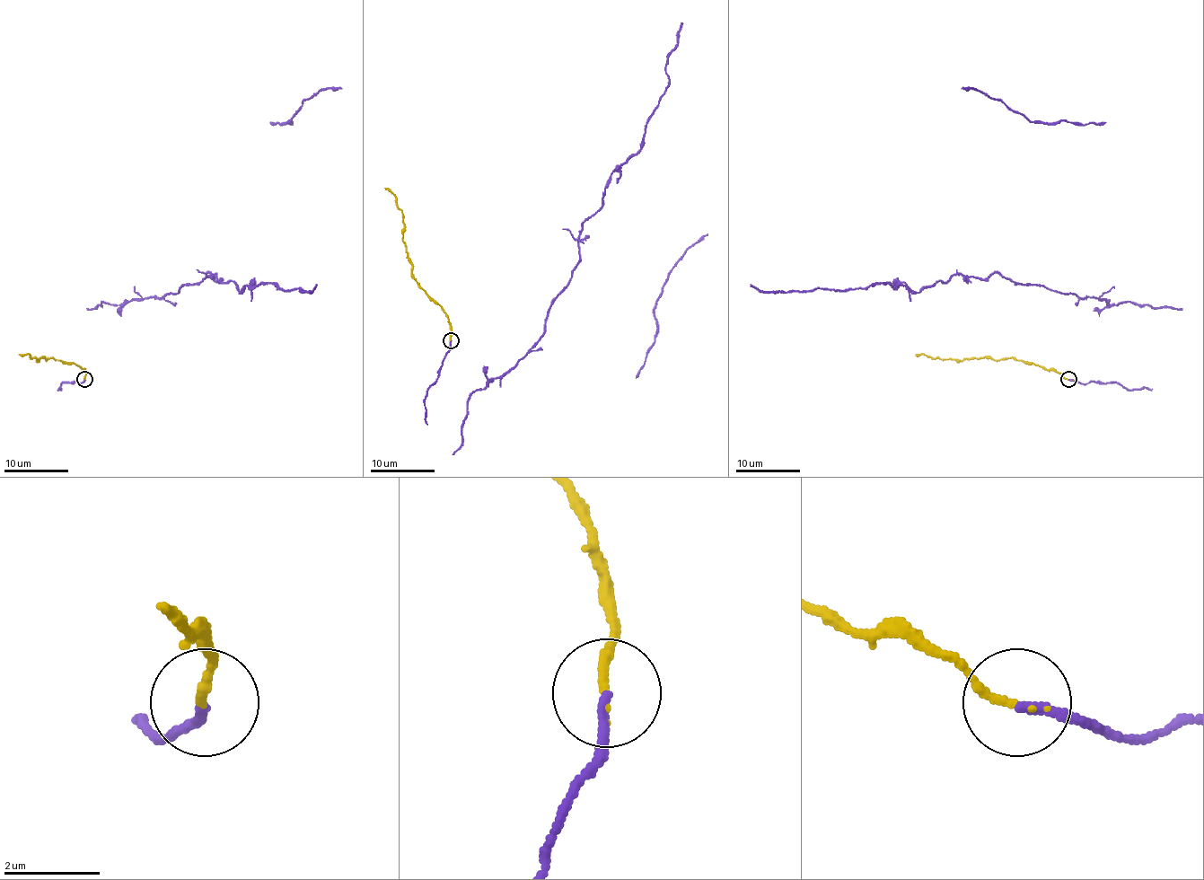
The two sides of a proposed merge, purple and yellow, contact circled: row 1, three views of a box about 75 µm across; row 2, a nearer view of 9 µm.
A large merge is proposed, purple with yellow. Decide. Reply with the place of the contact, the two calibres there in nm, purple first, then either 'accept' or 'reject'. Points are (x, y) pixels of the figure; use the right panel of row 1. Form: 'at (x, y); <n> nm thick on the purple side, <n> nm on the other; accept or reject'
at (1068, 379); 200 nm thick on the purple side, 170 nm on the other; reject

